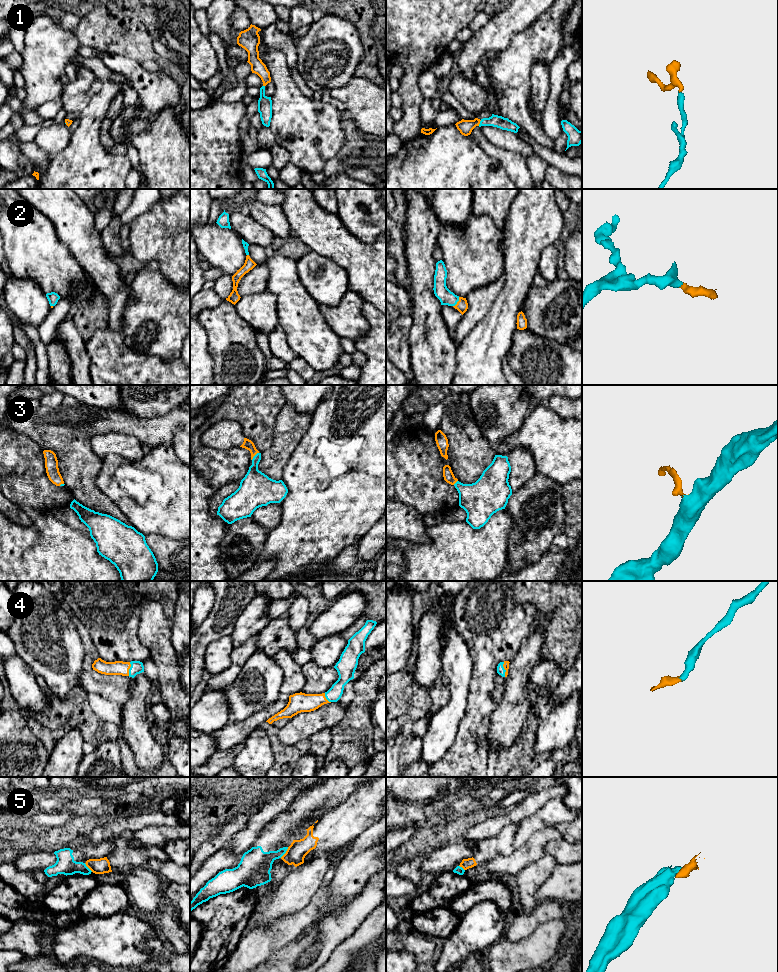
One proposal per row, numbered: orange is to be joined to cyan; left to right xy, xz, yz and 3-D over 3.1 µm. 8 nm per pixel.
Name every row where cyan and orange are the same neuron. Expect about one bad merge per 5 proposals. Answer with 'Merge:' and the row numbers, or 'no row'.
Merge: 1, 2, 3, 4

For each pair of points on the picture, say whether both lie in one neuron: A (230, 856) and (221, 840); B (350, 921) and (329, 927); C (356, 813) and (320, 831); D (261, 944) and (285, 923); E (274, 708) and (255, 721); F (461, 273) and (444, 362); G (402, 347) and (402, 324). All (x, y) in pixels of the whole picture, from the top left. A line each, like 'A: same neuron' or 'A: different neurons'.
A: different neurons
B: same neuron
C: same neuron
D: same neuron
E: same neuron
F: different neurons
G: same neuron

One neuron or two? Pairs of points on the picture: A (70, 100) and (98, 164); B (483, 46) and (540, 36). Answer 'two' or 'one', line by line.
A: two
B: two

